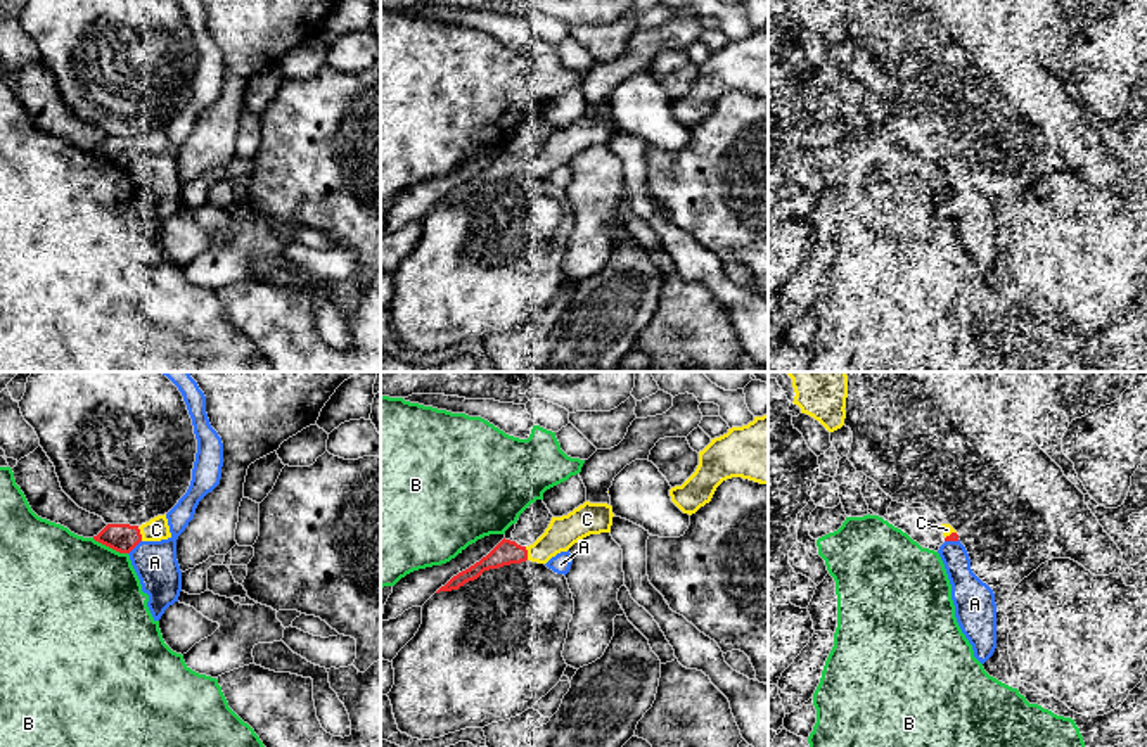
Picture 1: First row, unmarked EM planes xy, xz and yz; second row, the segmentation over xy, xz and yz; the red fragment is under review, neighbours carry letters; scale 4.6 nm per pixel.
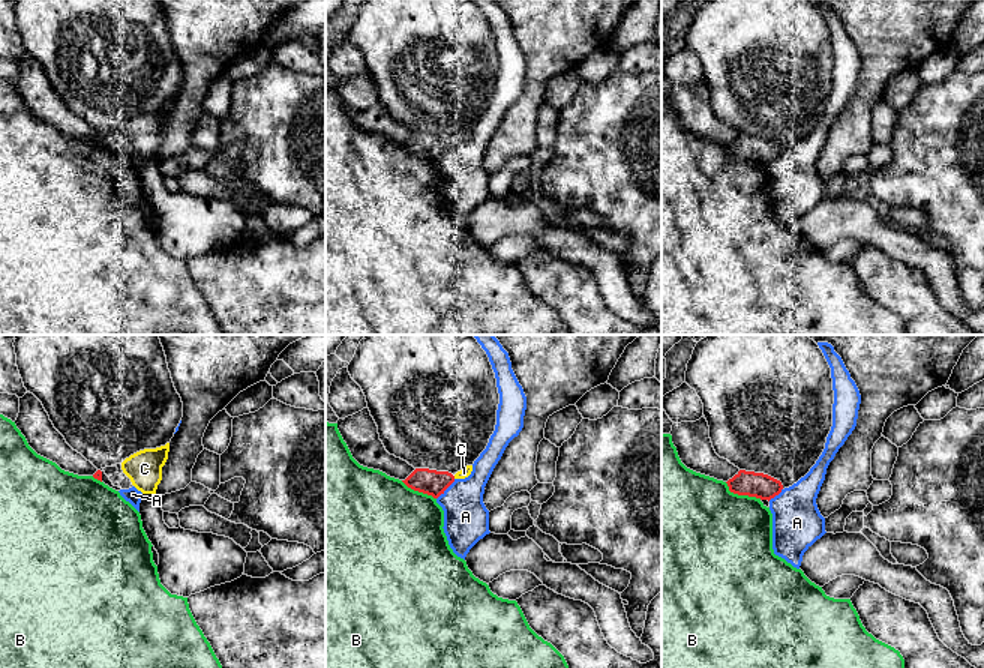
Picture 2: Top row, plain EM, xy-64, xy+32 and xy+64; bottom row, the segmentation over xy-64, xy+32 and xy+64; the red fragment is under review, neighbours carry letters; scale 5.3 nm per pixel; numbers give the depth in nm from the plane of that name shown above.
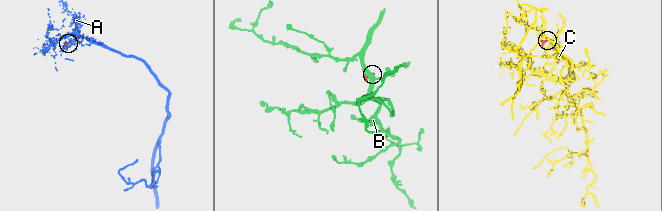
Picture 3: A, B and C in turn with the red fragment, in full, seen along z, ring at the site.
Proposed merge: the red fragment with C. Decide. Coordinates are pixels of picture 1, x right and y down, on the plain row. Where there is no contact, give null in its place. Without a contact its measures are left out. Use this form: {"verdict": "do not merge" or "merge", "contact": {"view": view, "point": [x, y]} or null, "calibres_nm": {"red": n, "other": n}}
{"verdict": "merge", "contact": {"view": "xy", "point": [140, 147]}, "calibres_nm": {"red": 140, "other": 110}}

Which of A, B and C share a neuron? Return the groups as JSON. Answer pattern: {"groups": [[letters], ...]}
{"groups": [["A"], ["B"], ["C"]]}

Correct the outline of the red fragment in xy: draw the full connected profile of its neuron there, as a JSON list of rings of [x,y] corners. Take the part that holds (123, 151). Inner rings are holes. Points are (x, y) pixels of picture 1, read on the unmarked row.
[[[166,126],[151,131],[138,138],[130,137],[107,137],[97,149],[95,154],[119,164],[130,166],[140,154],[161,154],[171,150]]]

